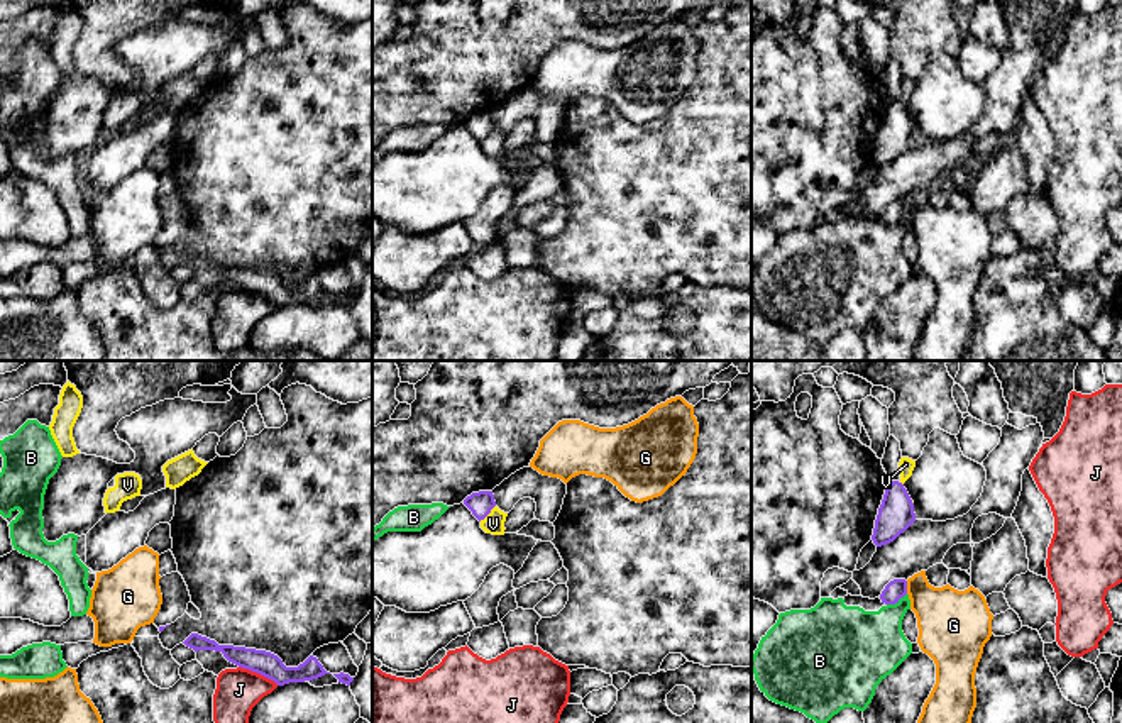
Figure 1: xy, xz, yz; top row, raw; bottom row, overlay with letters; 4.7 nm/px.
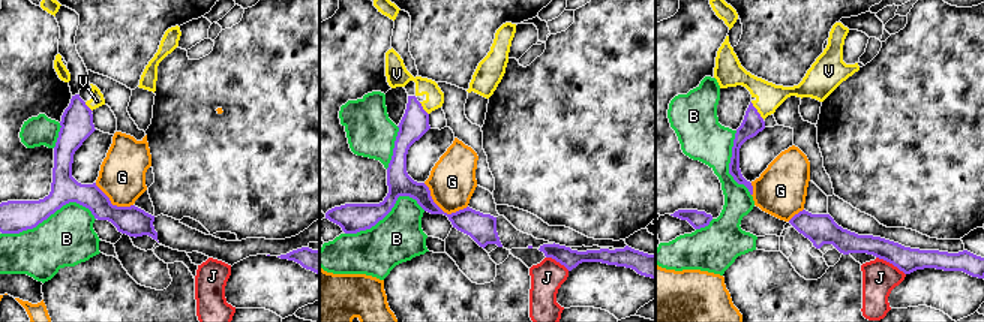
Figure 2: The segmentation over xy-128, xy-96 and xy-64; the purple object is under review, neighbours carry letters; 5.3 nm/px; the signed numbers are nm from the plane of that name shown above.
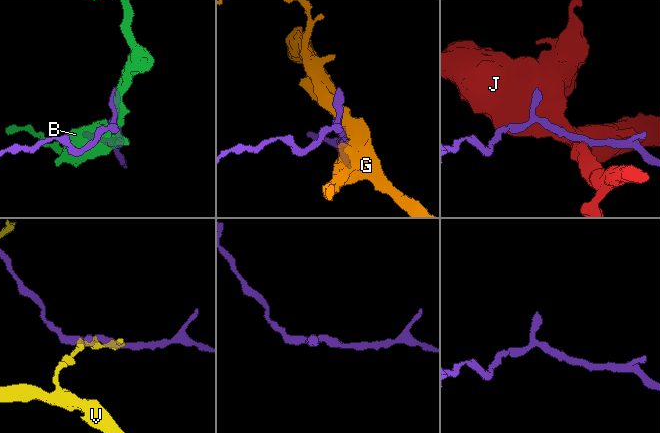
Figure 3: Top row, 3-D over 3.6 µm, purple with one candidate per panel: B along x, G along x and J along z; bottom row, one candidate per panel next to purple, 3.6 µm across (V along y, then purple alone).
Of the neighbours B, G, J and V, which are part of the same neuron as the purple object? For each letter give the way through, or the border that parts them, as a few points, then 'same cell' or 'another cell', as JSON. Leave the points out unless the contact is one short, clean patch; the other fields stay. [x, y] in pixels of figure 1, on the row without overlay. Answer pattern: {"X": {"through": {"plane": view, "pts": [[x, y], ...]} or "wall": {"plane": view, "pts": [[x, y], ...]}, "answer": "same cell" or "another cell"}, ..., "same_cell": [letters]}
{"B": {"answer": "another cell"}, "G": {"wall": {"plane": "yz", "pts": [[906, 202], [907, 214]]}, "answer": "another cell"}, "J": {"wall": {"plane": "xy", "pts": [[239, 286], [256, 292], [278, 305]]}, "answer": "another cell"}, "V": {"wall": {"plane": "xz", "pts": [[494, 126], [479, 141]]}, "answer": "another cell"}, "same_cell": []}

